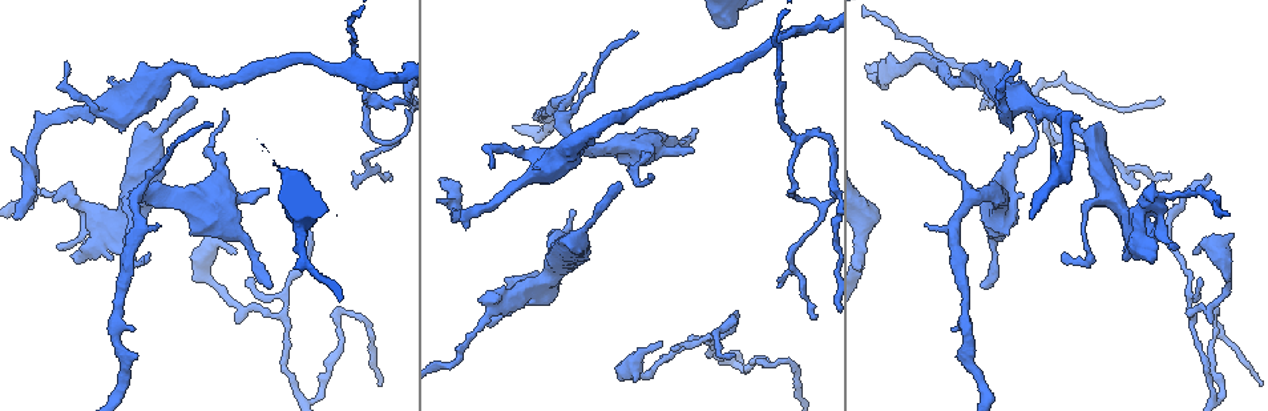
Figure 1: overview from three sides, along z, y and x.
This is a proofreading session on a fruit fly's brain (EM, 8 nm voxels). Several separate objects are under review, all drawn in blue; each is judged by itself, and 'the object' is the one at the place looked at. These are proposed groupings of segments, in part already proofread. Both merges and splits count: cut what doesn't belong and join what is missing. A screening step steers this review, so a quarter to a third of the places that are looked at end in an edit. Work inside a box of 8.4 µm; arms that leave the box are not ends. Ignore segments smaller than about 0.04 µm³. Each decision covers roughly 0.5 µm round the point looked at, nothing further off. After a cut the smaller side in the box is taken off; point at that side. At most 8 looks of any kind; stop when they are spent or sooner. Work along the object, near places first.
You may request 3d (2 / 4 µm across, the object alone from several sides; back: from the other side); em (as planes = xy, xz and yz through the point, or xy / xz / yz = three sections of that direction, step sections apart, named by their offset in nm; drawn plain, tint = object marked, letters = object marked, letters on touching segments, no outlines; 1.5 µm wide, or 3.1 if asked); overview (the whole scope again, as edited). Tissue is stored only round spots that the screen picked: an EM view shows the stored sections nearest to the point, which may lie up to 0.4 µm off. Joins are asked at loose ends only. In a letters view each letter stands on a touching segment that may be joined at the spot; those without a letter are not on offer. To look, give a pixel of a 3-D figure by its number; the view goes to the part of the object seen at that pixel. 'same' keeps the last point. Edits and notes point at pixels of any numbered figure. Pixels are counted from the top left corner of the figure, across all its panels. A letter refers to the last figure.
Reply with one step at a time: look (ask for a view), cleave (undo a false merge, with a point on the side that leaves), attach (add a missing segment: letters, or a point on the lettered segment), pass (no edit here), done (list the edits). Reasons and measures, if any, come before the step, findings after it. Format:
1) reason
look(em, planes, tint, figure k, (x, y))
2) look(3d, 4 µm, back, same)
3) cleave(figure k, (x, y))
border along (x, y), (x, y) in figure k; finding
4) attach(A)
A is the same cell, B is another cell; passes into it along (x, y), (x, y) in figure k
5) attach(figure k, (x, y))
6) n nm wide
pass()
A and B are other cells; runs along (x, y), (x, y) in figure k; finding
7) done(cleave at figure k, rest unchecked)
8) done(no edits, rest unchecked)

look(em, xy, step 8, letters, figure 1, (191, 100))

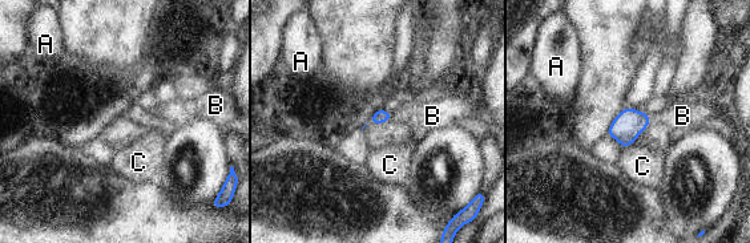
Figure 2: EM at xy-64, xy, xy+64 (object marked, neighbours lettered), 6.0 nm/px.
attach(B)
B is the same cell, A and C are other cells; passes into it along (628, 125), (649, 120), (682, 116) in figure 2; it goes on there

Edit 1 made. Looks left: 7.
branch stops here
look(em, xz, step 8, letters, figure 1, (813, 318))

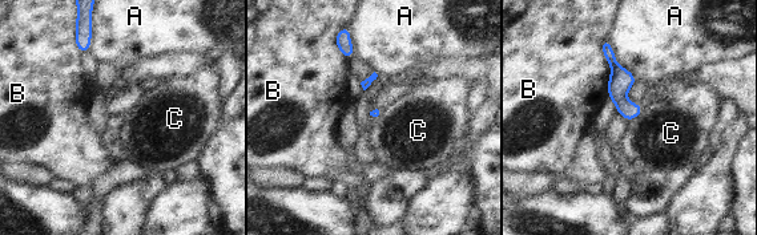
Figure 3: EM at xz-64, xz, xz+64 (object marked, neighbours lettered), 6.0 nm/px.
cut it another way
look(em, planes, letters, same)

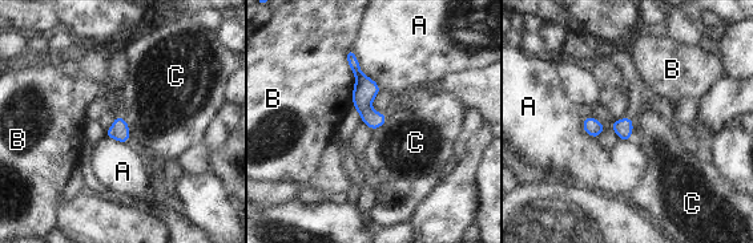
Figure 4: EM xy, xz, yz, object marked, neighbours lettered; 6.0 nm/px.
pass()
A, B and C are other cells; border along (121, 116), (128, 125), (129, 141) in figure 4; none of them fits

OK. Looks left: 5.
look(overview)

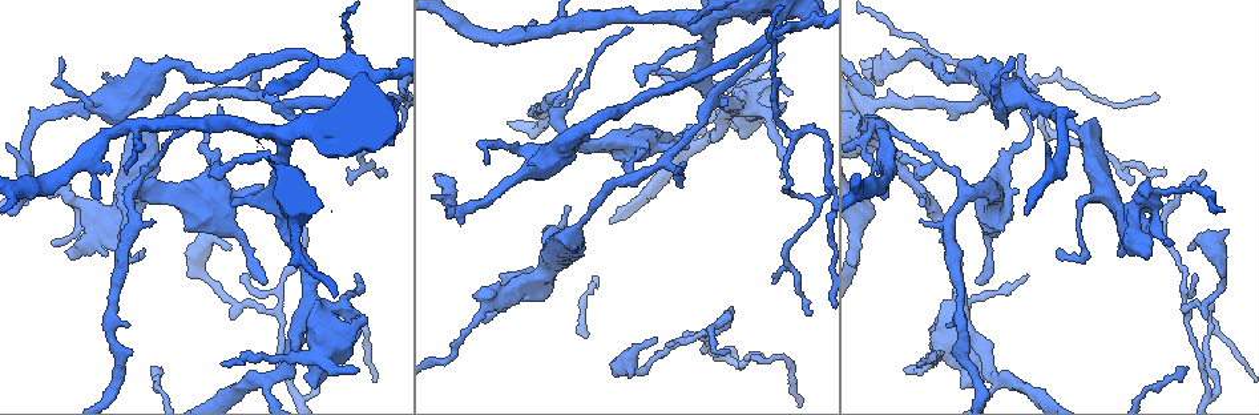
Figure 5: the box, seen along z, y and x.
free end
look(3d, 2 µm, figure 5, (657, 74))

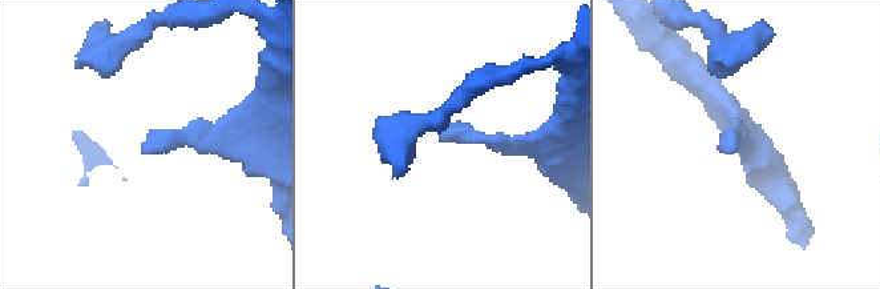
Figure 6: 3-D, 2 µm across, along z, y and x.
shape alone is not enough
look(em, xz, step 8, letters, figure 6, (441, 138))

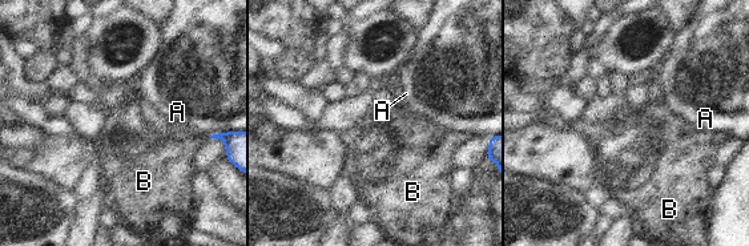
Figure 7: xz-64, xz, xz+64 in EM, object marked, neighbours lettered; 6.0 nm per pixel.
look(em, planes, letters, same)

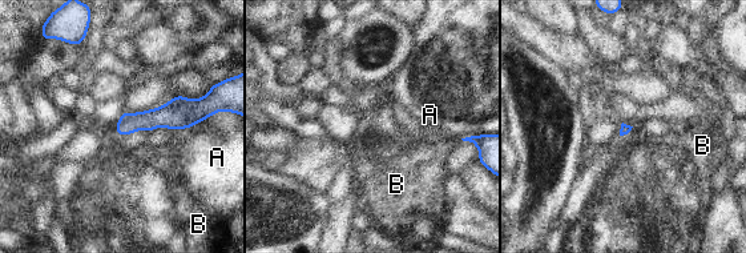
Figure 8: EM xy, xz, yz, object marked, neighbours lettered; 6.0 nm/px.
pass()
A and B are other cells; border along (209, 116), (192, 127), (170, 129) in figure 8; none of them fits

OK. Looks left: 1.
done(attach at figure 2, rest unchecked)

